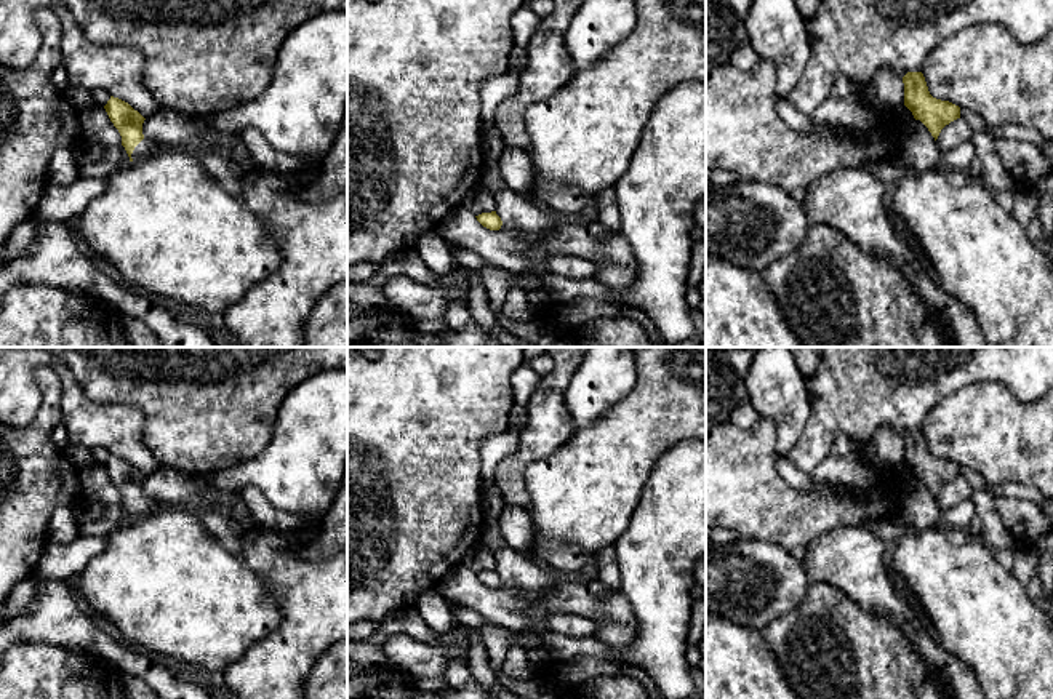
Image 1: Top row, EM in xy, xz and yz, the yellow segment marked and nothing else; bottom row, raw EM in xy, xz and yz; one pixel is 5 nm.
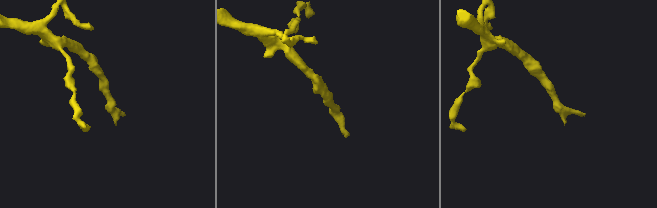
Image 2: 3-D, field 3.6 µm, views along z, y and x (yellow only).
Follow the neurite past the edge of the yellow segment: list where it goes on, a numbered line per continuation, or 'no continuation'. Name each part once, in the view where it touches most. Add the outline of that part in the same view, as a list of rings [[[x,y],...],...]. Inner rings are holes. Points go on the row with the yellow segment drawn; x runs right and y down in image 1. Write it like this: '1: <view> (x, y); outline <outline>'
1: xy (146, 147); outline [[[142,139],[133,150],[131,154],[131,158],[133,162],[136,160],[144,160],[154,154],[158,154],[158,152],[163,152],[163,150],[168,150],[171,147],[165,146],[165,144],[157,144],[157,142],[152,142],[149,139]]]

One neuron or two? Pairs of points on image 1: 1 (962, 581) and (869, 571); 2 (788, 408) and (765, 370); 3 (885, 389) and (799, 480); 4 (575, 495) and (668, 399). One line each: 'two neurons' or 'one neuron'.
1: two neurons
2: one neuron
3: two neurons
4: one neuron

